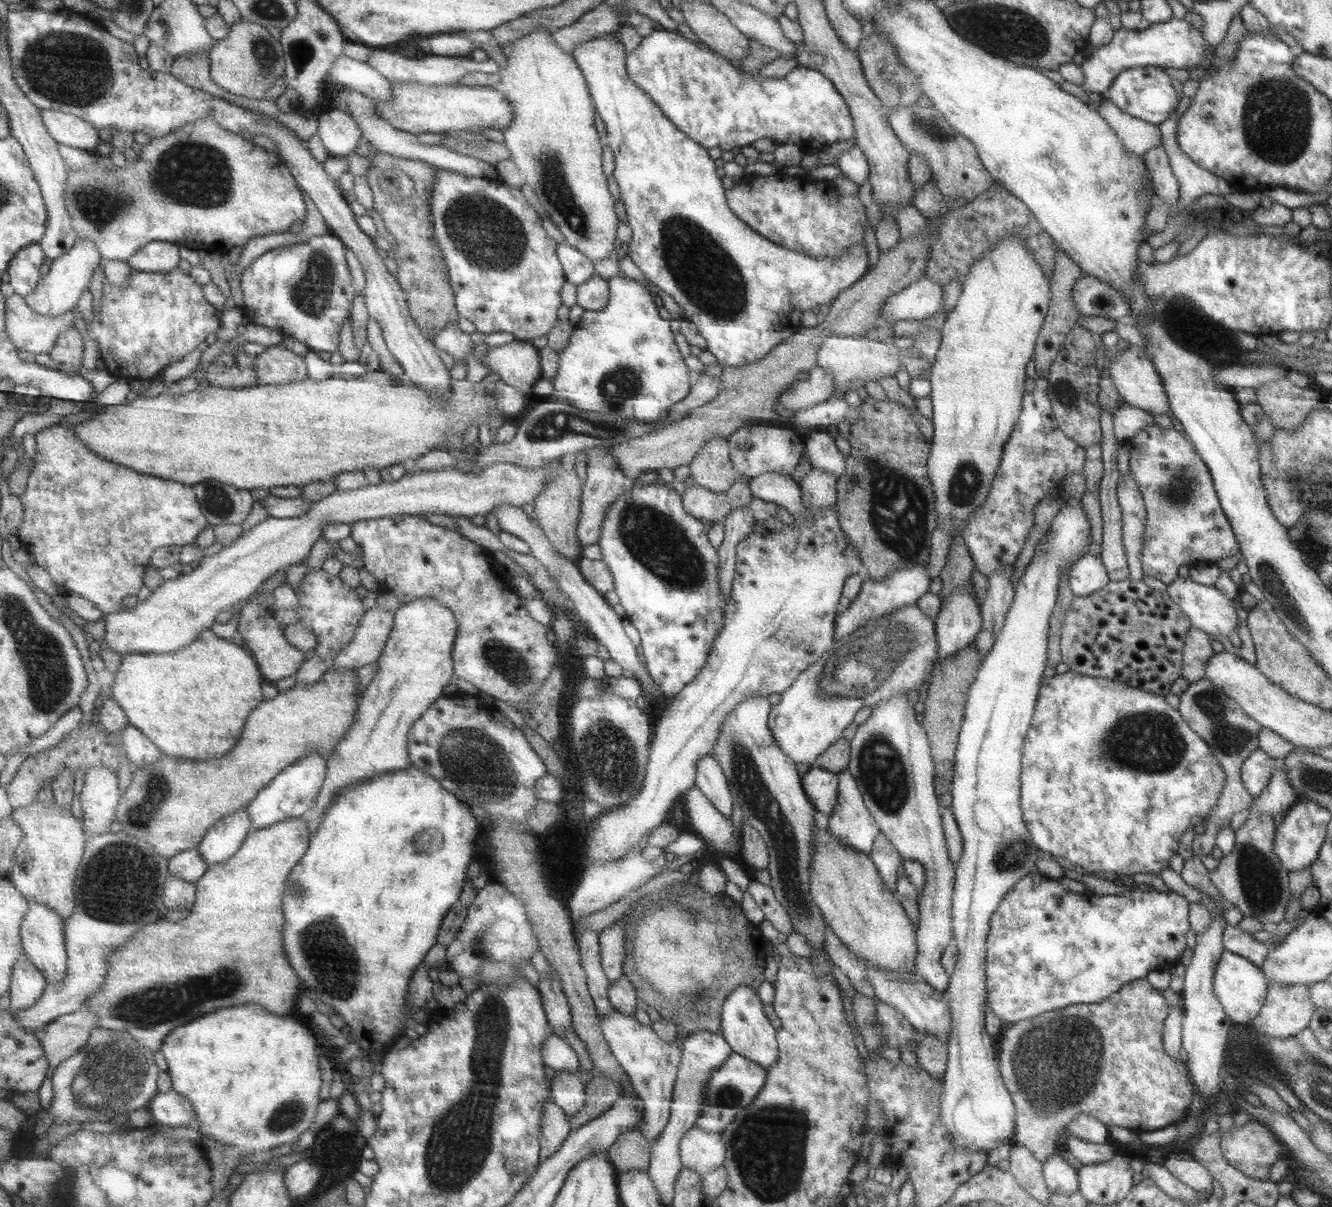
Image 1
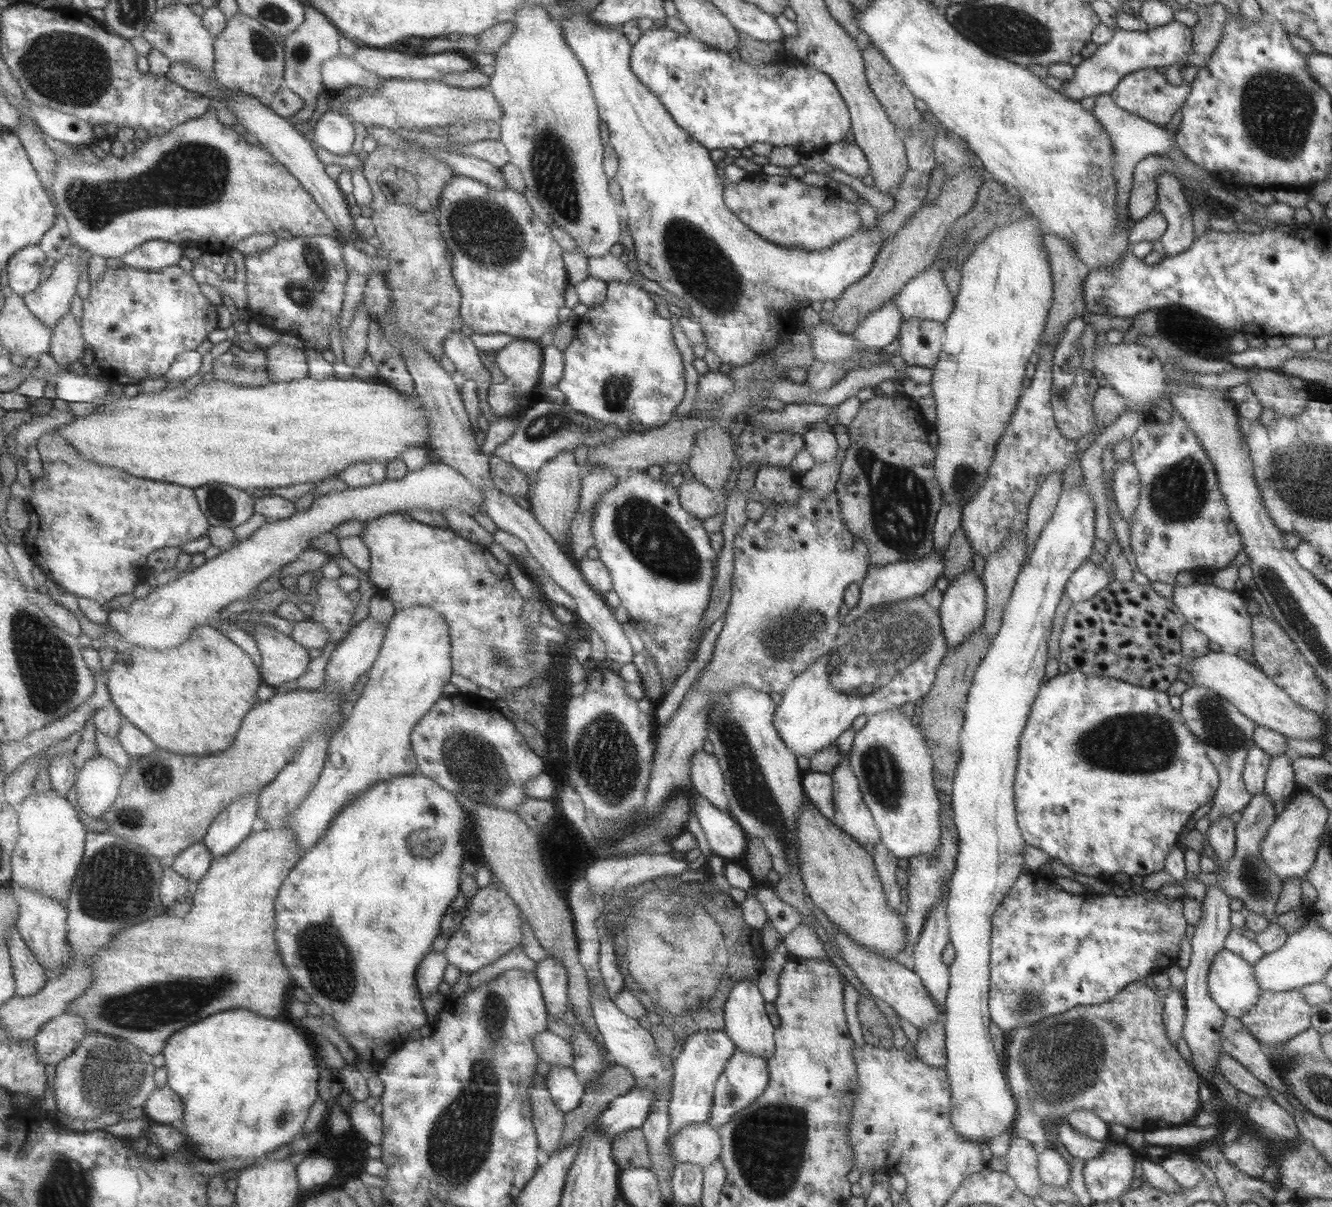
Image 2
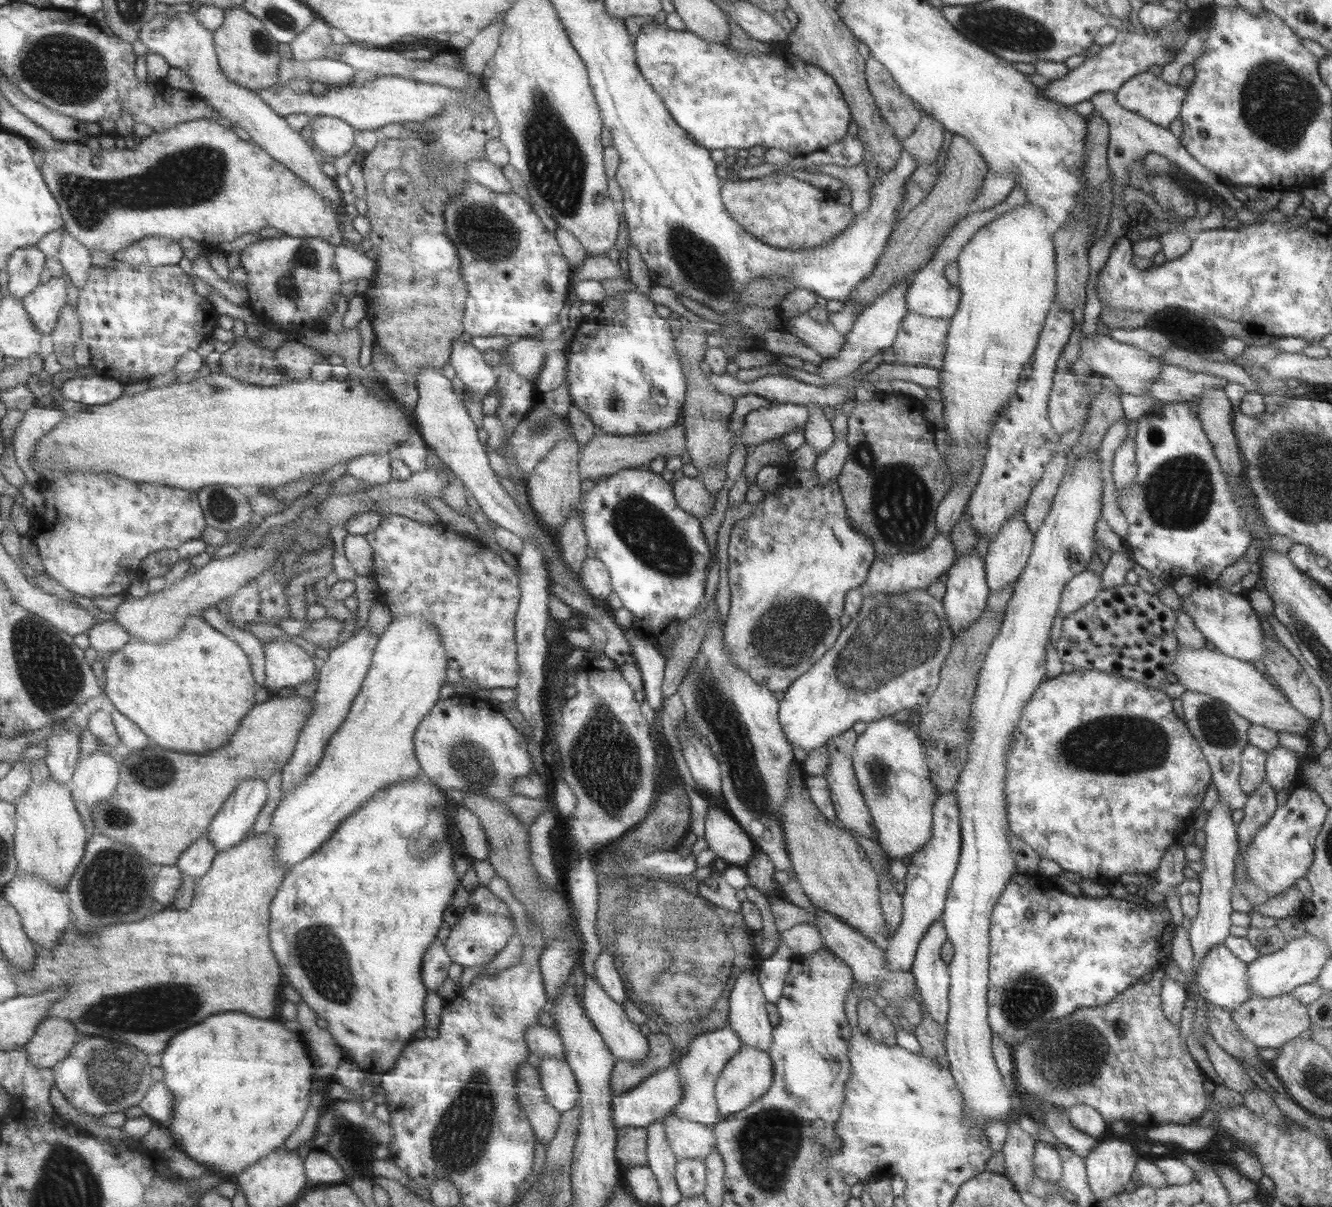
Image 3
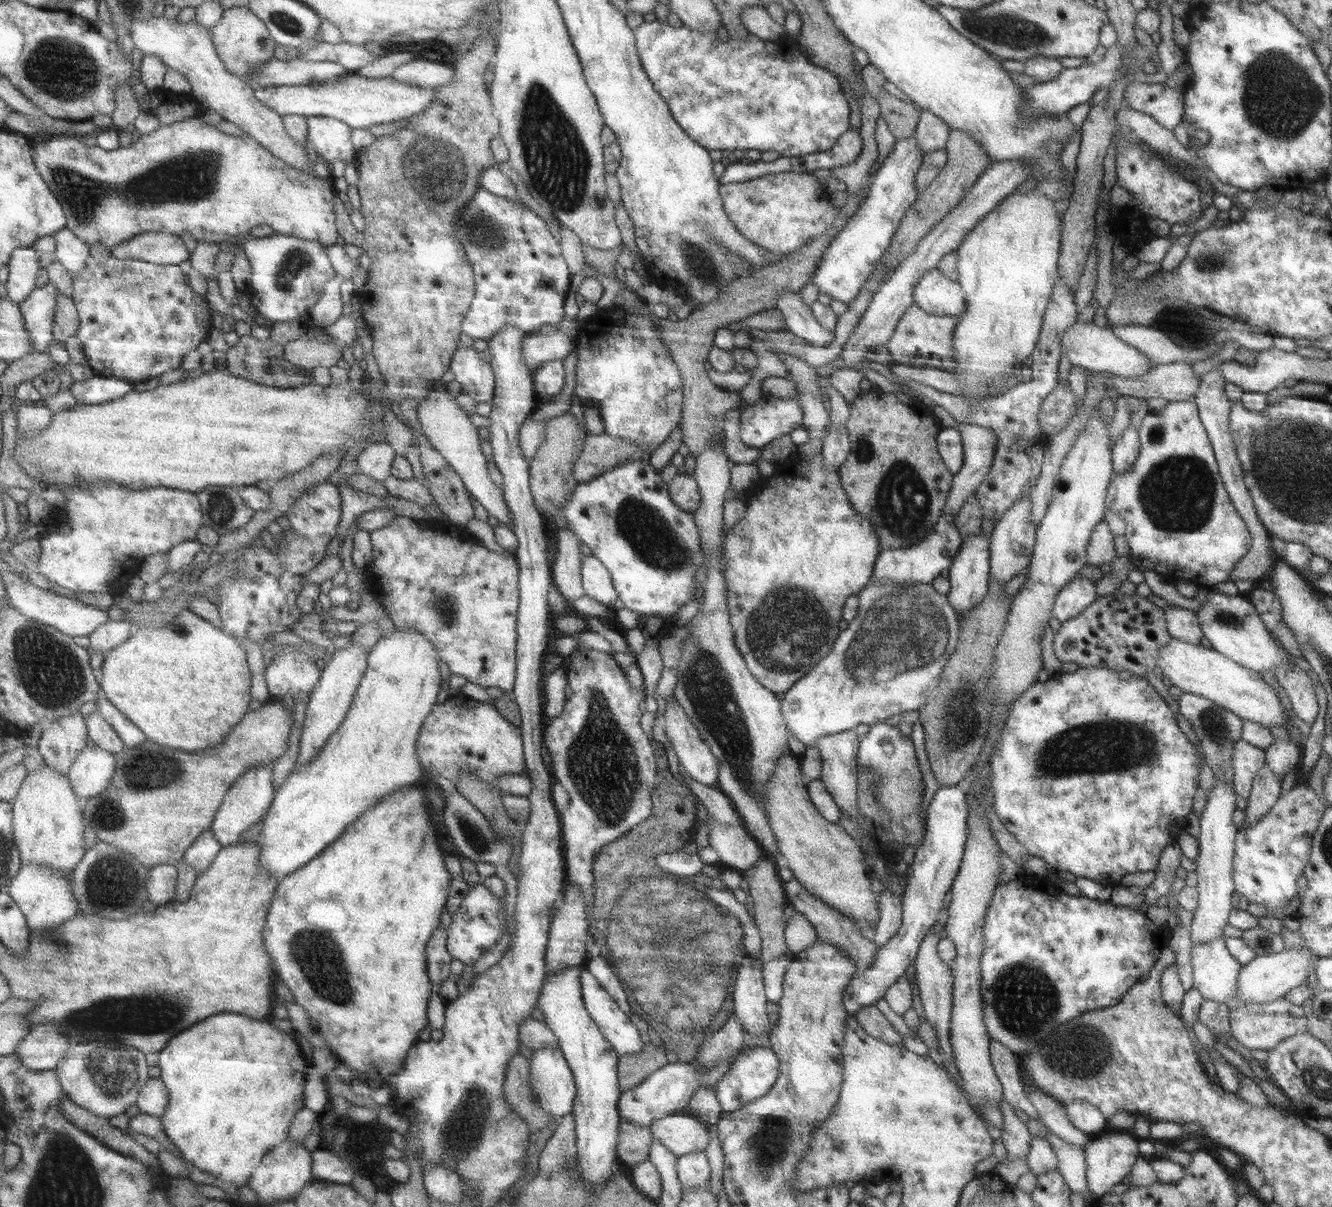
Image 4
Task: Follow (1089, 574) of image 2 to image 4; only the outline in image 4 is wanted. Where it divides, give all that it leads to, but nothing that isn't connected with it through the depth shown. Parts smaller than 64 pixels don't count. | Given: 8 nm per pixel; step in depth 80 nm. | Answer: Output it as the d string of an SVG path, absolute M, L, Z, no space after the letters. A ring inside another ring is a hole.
M1078 574L1058 593L1052 616L1064 622L1090 606L1097 597L1096 583Z

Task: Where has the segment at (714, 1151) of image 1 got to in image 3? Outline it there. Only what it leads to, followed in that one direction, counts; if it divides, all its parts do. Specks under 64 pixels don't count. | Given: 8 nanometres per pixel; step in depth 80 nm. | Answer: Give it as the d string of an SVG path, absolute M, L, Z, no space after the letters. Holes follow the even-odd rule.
M670 1115L666 1118L664 1134L677 1161L685 1159L705 1161L717 1148L712 1126L692 1120L678 1119Z

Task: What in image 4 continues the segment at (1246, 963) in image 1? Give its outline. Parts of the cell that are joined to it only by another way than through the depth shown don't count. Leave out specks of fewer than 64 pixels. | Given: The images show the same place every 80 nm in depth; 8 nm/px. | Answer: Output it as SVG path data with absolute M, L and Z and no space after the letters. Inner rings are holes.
M1221 936L1212 942L1194 944L1192 949L1193 988L1196 988L1204 999L1222 1002L1229 1005L1237 997L1238 975L1243 964L1238 962L1228 950L1225 937Z

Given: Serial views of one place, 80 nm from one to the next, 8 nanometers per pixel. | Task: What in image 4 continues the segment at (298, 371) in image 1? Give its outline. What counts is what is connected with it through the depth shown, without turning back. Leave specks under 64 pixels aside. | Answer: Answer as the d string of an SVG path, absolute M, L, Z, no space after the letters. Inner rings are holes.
M306 335L285 345L285 357L303 370L315 370L321 366L336 366L343 352L344 350L341 350L335 340L326 343L308 339Z

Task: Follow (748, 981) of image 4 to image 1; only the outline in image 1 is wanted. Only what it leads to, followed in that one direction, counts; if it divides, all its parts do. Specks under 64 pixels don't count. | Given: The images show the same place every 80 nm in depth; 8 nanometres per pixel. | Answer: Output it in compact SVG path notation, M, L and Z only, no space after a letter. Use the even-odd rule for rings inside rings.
M739 986L733 990L721 1006L721 1033L734 1053L759 1064L768 1070L779 1057L777 1031L764 1013L764 1004L758 992L749 986Z

